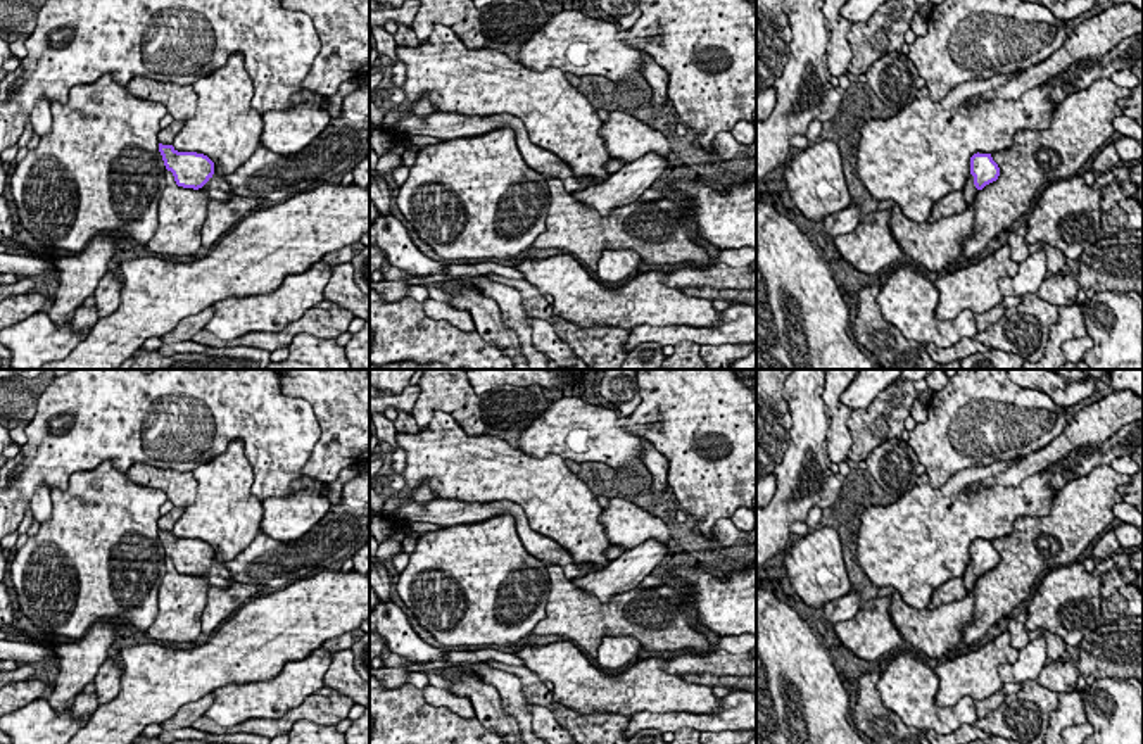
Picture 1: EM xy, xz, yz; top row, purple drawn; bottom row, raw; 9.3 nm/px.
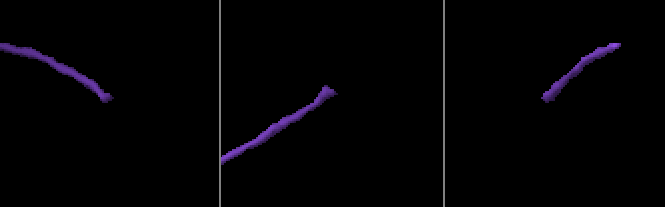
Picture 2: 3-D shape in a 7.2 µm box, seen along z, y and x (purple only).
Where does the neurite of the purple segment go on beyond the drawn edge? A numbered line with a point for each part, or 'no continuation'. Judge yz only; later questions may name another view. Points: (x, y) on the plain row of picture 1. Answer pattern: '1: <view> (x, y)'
1: yz (969, 577)

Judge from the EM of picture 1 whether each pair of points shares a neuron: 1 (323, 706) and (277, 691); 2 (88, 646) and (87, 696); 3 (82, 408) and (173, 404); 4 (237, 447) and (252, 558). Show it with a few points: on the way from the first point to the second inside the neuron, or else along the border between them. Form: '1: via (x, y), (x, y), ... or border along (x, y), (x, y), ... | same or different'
1: border along (323, 686), (280, 717), (266, 718) | different
2: border along (92, 680), (76, 696), (71, 708) | different
3: via (104, 408), (151, 408) | same
4: border along (259, 530), (232, 560), (223, 563) | different

